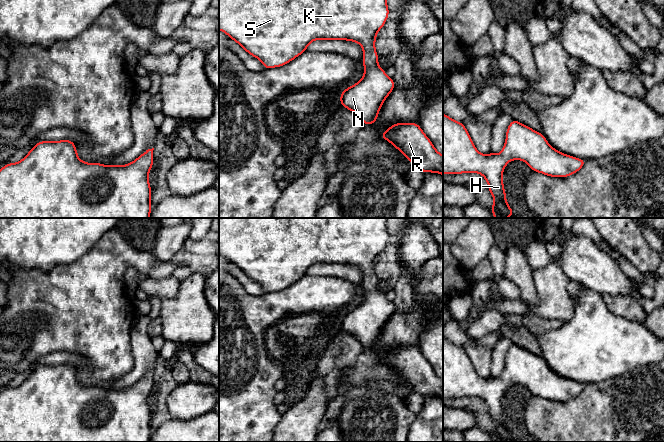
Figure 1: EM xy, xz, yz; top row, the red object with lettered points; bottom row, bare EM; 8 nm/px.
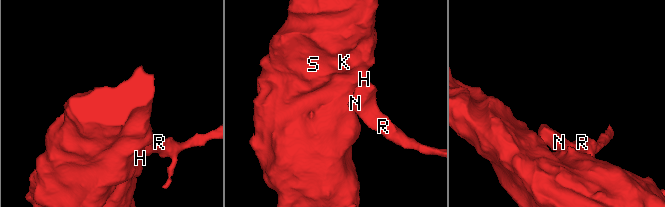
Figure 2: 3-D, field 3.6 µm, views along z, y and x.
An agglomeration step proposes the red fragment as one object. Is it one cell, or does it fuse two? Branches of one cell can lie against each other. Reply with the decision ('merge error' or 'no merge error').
no merge error

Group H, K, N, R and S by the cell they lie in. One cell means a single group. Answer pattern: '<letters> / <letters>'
H K N R S

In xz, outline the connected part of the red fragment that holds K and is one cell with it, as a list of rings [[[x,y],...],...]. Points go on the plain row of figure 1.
[[[219,218],[219,254],[226,257],[230,263],[237,266],[247,277],[259,283],[262,286],[264,293],[281,291],[291,286],[296,281],[304,277],[307,270],[314,264],[346,264],[359,267],[363,272],[362,286],[364,288],[364,299],[359,306],[349,312],[345,312],[341,316],[340,329],[356,337],[362,344],[363,348],[372,349],[377,345],[378,337],[383,326],[396,310],[393,302],[388,301],[385,294],[378,290],[379,279],[376,277],[375,273],[377,257],[385,249],[390,237],[387,230],[387,220],[388,218]]]

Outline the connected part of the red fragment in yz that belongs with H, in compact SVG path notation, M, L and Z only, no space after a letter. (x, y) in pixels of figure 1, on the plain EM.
M443 337L443 398L481 398L488 406L495 425L490 430L495 442L508 442L515 438L507 427L502 404L504 392L512 384L522 384L534 396L560 402L577 397L587 386L556 374L541 356L515 343L507 352L501 377L481 378L464 347Z

